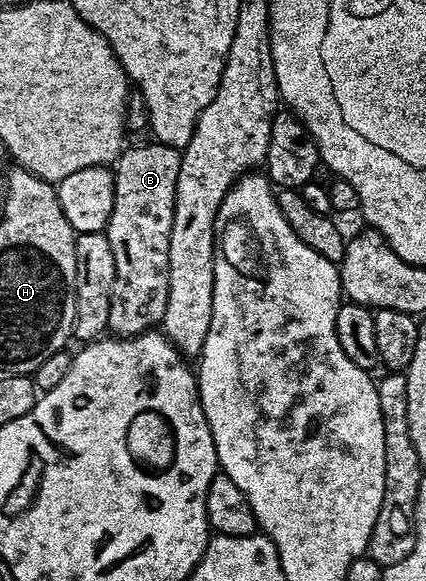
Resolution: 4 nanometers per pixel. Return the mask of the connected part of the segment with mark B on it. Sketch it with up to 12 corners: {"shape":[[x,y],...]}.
{"shape":[[127,147],[106,224],[108,329],[157,329],[182,153]]}

